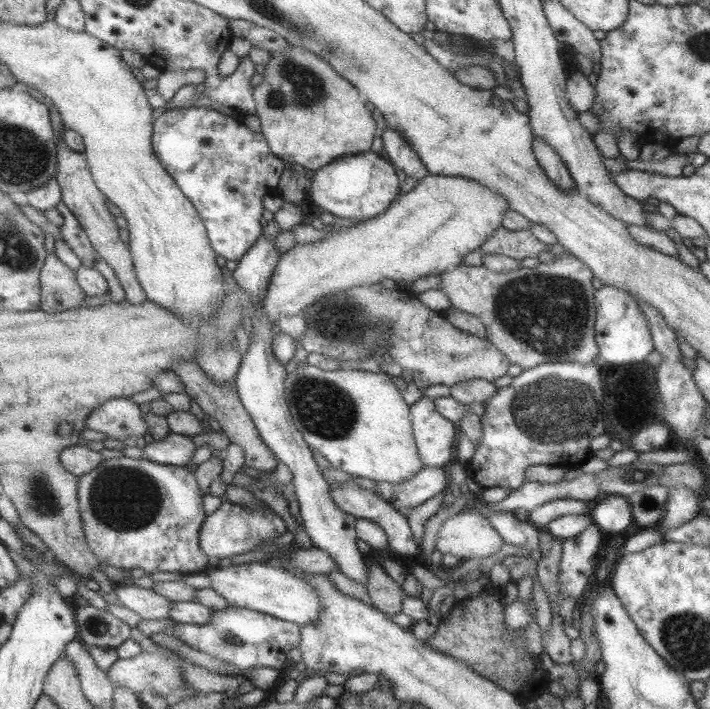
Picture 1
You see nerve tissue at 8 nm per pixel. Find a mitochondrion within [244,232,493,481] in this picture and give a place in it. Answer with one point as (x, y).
(324, 408)

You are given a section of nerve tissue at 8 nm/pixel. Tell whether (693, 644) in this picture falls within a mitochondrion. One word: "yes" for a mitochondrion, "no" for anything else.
yes

